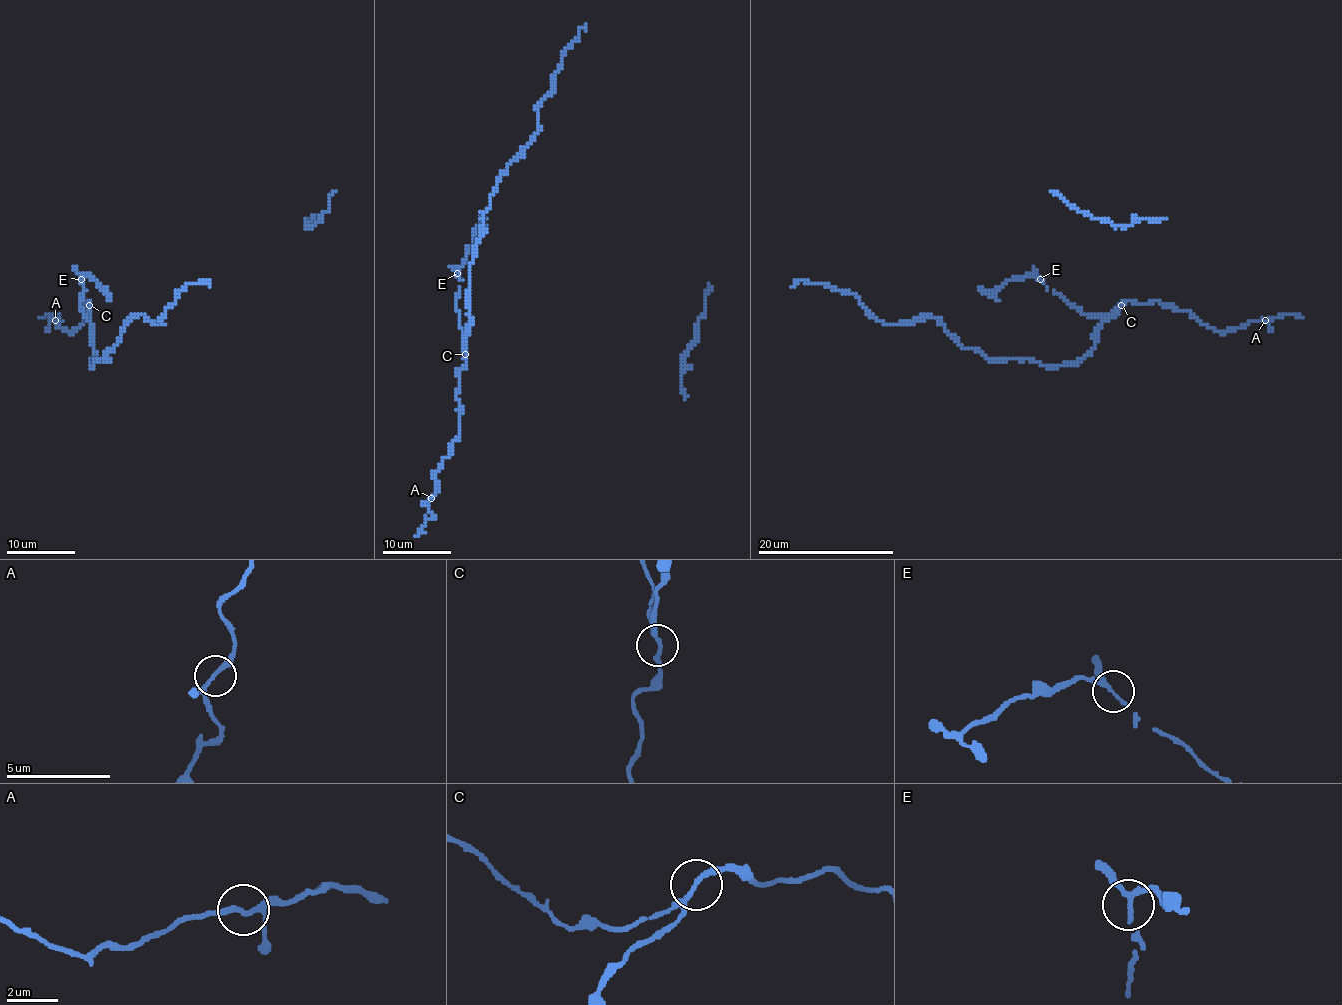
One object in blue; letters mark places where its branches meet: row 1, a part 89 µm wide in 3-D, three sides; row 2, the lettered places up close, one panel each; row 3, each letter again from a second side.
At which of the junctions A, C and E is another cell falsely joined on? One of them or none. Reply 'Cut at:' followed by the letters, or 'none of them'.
Cut at: none of them

